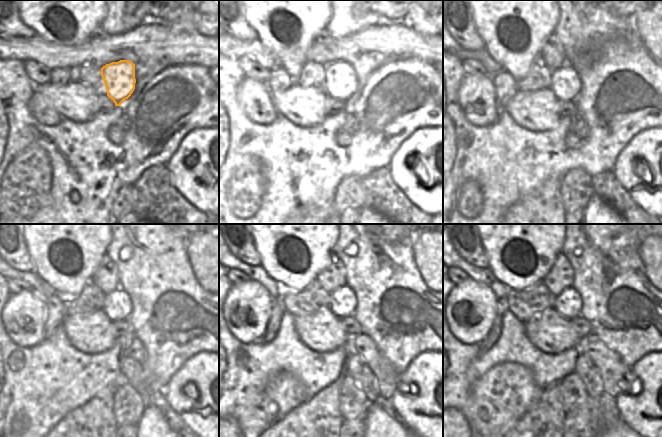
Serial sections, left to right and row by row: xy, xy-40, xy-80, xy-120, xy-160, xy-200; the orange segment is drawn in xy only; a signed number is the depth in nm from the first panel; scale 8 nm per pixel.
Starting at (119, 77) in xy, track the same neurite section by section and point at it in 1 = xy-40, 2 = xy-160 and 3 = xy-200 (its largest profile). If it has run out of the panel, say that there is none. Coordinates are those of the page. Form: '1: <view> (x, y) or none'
1: xy-40 (343, 77)
2: xy-160 (343, 303)
3: xy-200 (567, 304)

